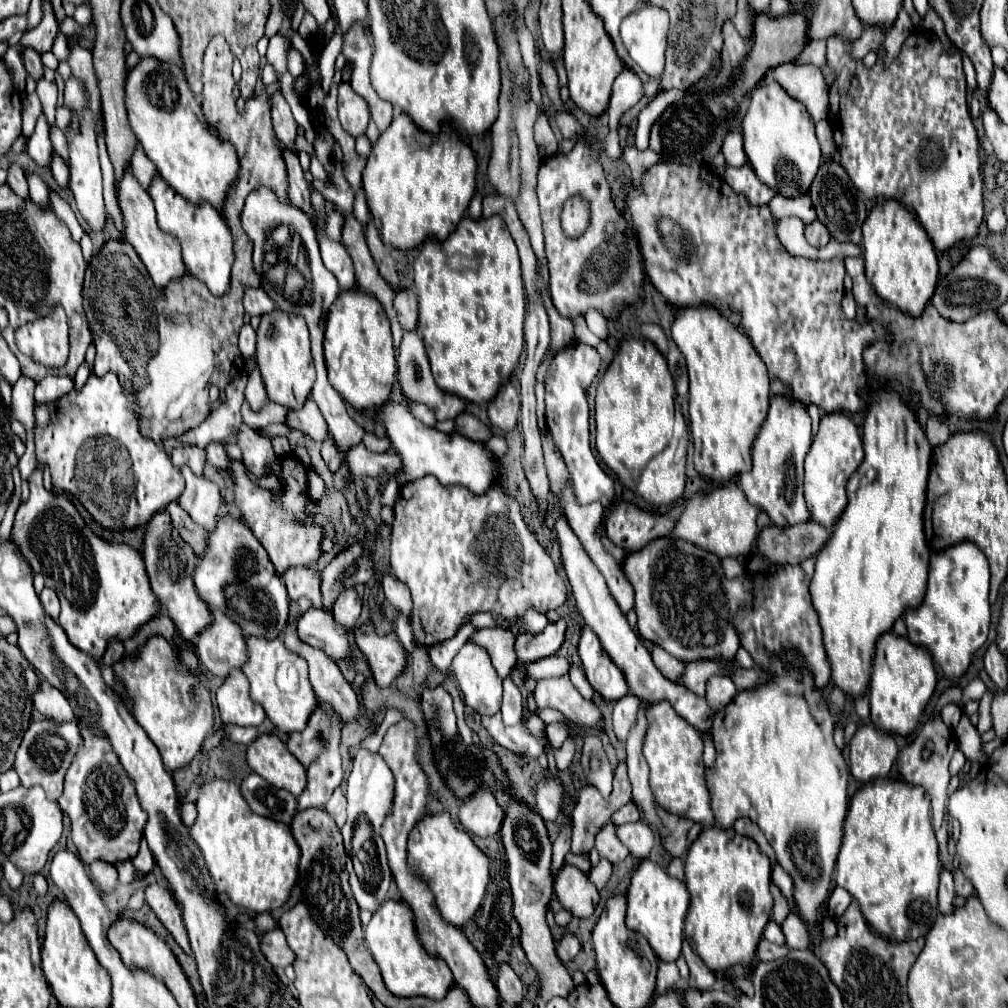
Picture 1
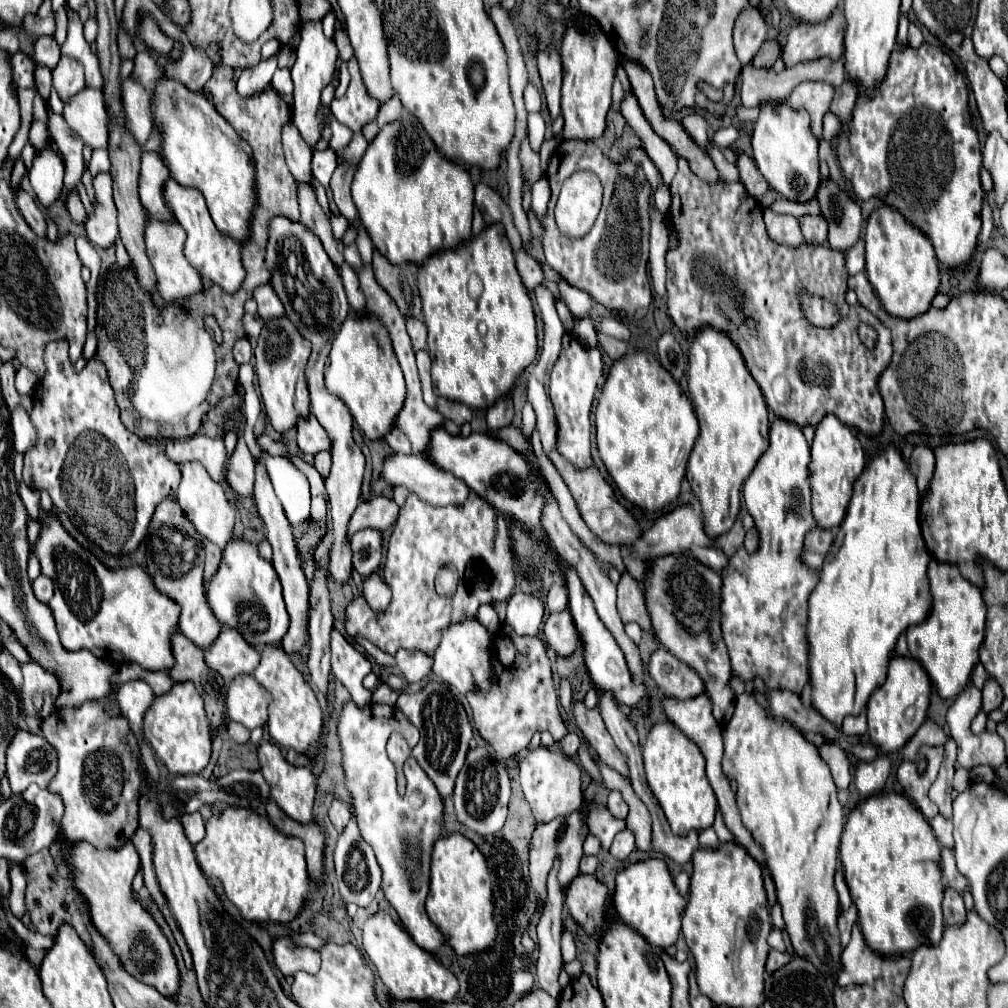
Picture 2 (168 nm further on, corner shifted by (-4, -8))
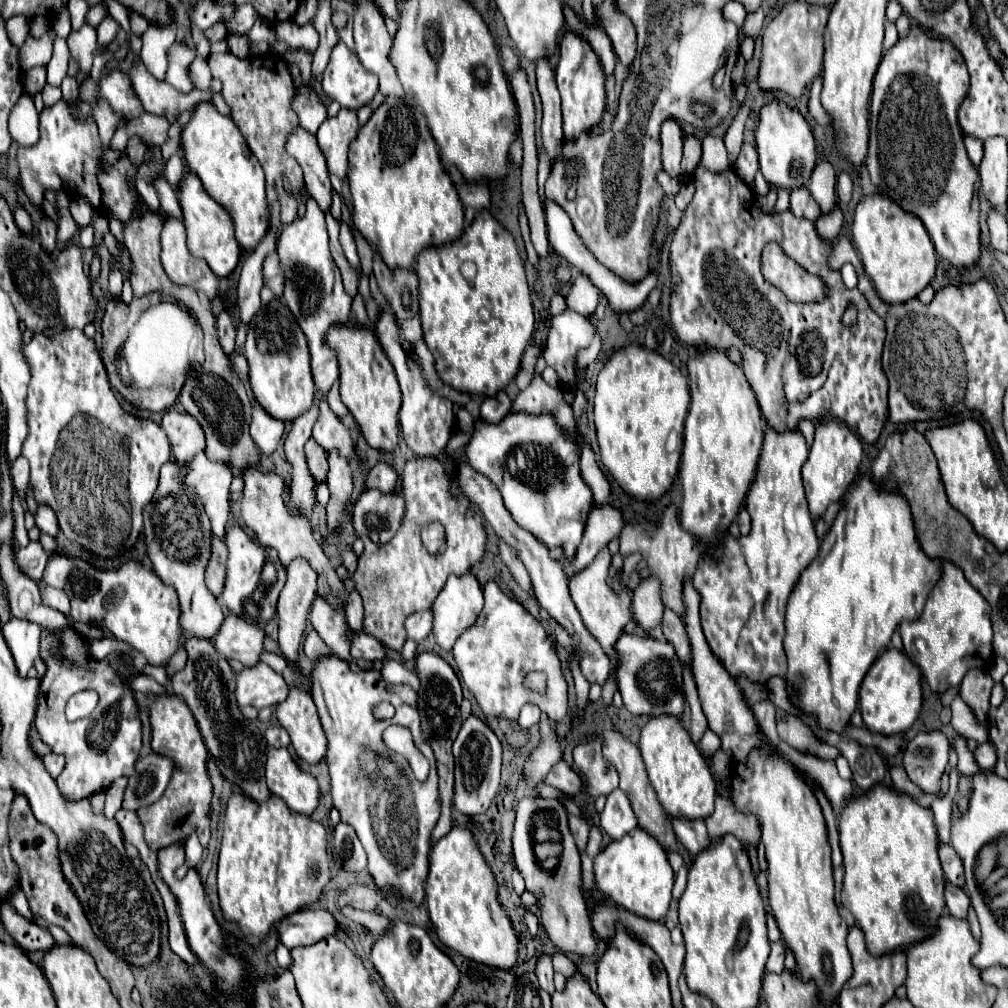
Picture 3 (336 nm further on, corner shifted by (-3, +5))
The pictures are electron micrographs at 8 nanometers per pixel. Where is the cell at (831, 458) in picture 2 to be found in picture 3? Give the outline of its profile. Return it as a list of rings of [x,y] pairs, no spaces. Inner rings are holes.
[[[822,421],[816,425],[814,443],[802,467],[802,481],[812,519],[818,519],[830,503],[838,501],[848,491],[858,475],[860,461],[862,461],[862,445],[858,437],[850,429],[846,429],[846,425],[836,425],[836,421]]]

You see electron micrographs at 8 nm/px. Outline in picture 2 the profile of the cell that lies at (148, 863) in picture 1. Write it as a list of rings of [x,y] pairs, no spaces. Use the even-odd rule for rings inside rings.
[[[81,842],[81,846],[69,848],[67,860],[73,866],[73,878],[77,880],[77,888],[89,904],[93,926],[107,940],[111,940],[113,948],[121,956],[121,962],[125,962],[125,968],[129,968],[131,974],[137,972],[143,982],[149,982],[167,998],[177,996],[181,976],[171,946],[151,914],[143,910],[141,904],[135,900],[131,890],[133,878],[141,870],[141,858],[137,848],[127,842],[125,850],[97,850],[95,846]]]

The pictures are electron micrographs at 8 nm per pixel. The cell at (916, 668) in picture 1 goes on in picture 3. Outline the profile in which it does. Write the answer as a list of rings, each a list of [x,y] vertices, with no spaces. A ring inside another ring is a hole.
[[[894,647],[884,649],[860,685],[860,713],[866,727],[880,735],[896,735],[910,729],[922,707],[920,679],[920,669],[916,669],[902,651]]]

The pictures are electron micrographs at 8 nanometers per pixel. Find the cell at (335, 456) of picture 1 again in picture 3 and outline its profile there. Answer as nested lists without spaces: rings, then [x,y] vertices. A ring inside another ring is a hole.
[[[308,439],[308,443],[304,445],[304,453],[306,453],[310,475],[314,477],[316,483],[324,483],[328,473],[328,453],[314,439]]]

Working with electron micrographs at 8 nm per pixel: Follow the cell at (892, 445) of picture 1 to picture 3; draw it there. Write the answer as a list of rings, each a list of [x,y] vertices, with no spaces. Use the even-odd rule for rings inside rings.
[[[860,477],[850,493],[846,507],[834,519],[819,553],[804,569],[786,607],[784,651],[788,661],[786,691],[794,709],[814,715],[820,729],[842,733],[850,723],[859,700],[860,681],[872,661],[890,645],[890,637],[900,621],[912,621],[920,615],[928,589],[940,579],[942,561],[930,559],[914,533],[912,515],[900,493],[876,493],[868,477]]]

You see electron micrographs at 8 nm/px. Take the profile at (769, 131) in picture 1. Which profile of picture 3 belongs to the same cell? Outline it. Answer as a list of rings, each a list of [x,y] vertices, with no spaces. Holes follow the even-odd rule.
[[[772,101],[762,107],[756,129],[756,151],[760,157],[760,171],[770,187],[784,187],[788,191],[808,185],[816,165],[816,143],[808,121],[782,101]]]

